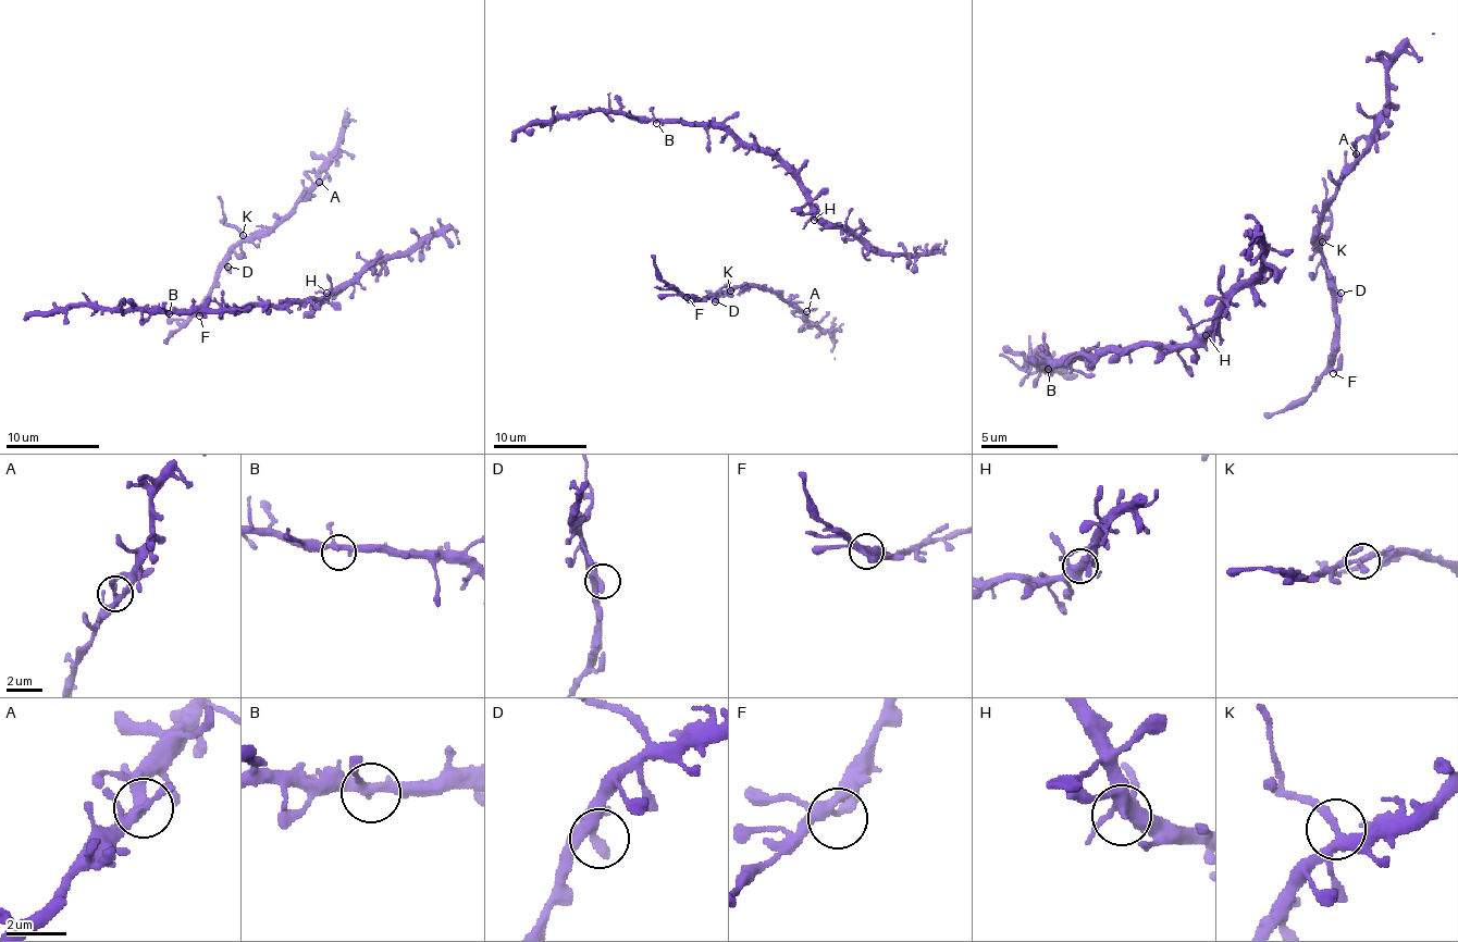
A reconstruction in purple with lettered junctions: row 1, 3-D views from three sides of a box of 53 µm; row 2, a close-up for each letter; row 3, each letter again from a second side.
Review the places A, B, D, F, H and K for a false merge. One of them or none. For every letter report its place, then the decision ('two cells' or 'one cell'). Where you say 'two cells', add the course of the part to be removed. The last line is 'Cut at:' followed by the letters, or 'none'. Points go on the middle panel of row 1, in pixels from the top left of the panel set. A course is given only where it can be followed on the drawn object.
A: (806, 311) | one cell
B: (656, 123) | one cell
D: (715, 301) | one cell
F: (687, 297) | one cell
H: (814, 220) | one cell
K: (730, 290) | two cells | (729, 289), (711, 295), (705, 289)
Cut at: K

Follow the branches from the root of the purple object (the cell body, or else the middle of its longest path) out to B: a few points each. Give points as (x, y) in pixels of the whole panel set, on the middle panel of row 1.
B: (818, 214), (802, 184), (767, 153), (743, 149), (725, 129), (711, 125), (656, 123)

